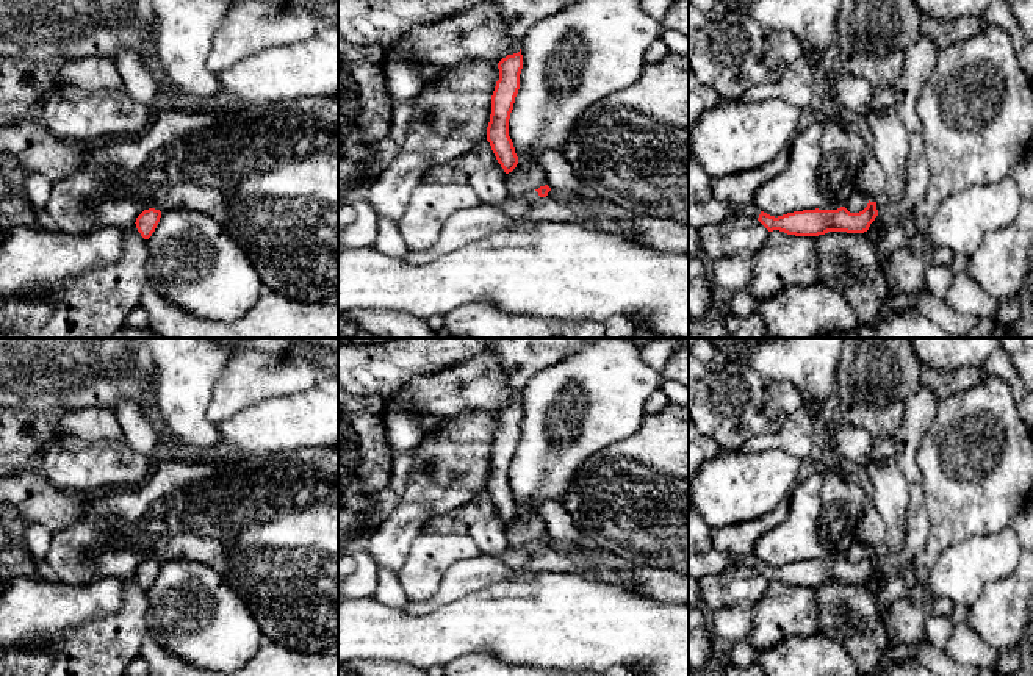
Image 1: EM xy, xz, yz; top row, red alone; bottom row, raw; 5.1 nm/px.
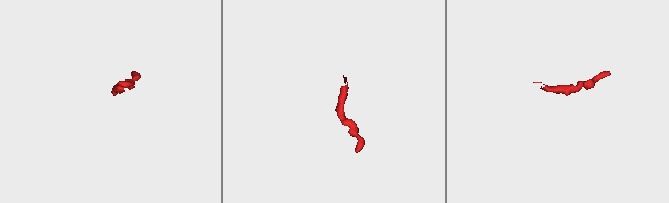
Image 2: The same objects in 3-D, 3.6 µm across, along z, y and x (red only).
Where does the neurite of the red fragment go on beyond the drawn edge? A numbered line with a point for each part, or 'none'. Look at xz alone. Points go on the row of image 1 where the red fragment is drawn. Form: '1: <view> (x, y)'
1: xz (518, 14)

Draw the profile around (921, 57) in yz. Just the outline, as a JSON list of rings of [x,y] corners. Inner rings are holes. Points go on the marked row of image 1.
[[[920,36],[906,50],[902,77],[892,88],[897,114],[908,133],[909,155],[902,197],[898,200],[889,200],[883,196],[876,200],[878,216],[870,224],[869,232],[878,228],[881,236],[887,230],[902,225],[905,216],[923,197],[930,182],[930,166],[923,149],[923,127],[917,116],[917,100],[936,64],[938,55],[939,50],[934,42],[930,38]]]

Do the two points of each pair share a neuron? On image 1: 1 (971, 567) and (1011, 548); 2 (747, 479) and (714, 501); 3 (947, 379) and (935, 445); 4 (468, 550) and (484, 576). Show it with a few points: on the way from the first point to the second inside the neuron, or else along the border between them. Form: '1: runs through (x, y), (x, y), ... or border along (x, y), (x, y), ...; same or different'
1: runs through (980, 559), (996, 556), (1002, 550); same
2: runs through (739, 487), (731, 487), (722, 493); same
3: border along (977, 385), (939, 401); different
4: border along (481, 554), (457, 560), (442, 578); different

